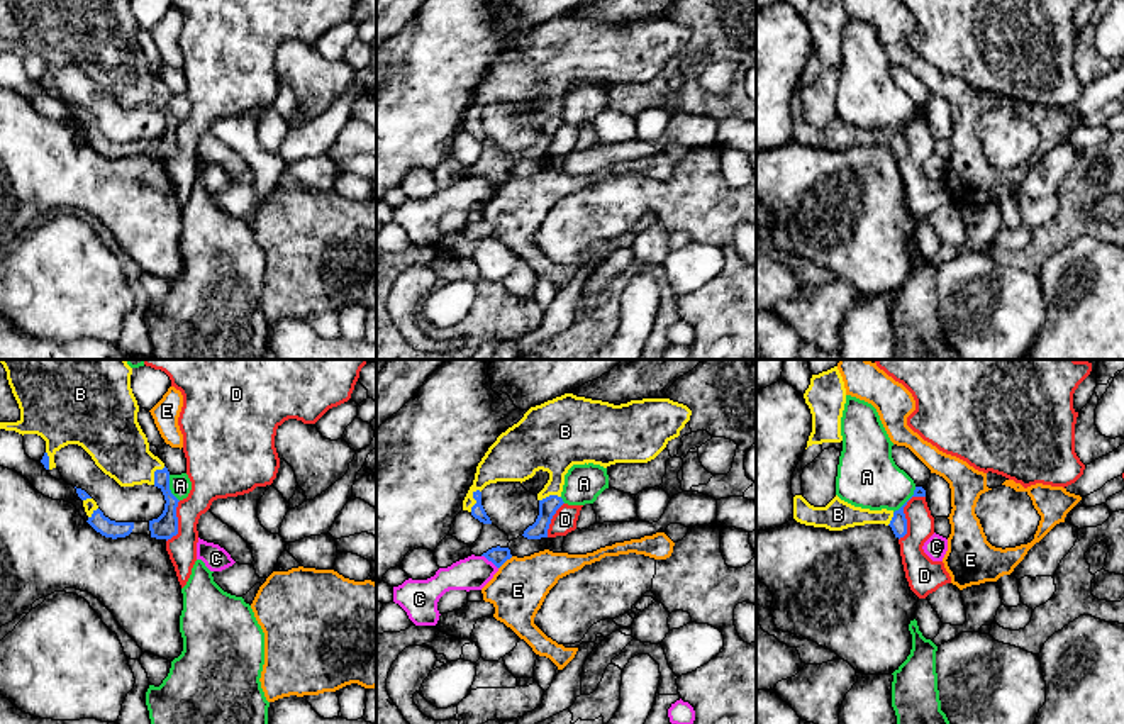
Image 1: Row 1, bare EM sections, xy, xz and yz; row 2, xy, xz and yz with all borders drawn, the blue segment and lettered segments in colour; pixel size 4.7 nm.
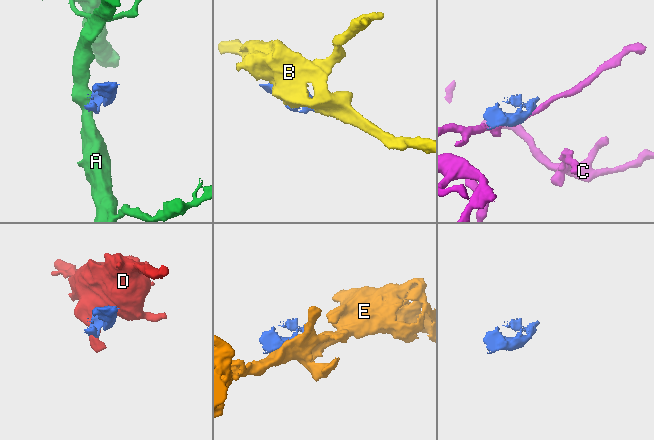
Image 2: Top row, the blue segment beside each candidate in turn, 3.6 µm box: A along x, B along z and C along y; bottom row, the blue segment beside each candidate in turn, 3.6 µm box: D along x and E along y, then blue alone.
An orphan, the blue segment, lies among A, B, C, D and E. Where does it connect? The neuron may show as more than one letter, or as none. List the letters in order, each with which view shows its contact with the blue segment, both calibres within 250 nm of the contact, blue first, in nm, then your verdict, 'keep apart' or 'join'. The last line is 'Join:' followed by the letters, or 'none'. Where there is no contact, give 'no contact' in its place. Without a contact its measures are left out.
A: contact in yz; calibres 80 and 280 nm; keep apart
B: contact in xz; calibres 70 and 220 nm; join
C: contact in xz; calibres 80 and 160 nm; keep apart
D: contact in yz; calibres 80 and 130 nm; keep apart
E: contact in xz; calibres 80 and 260 nm; keep apart
Join: B

